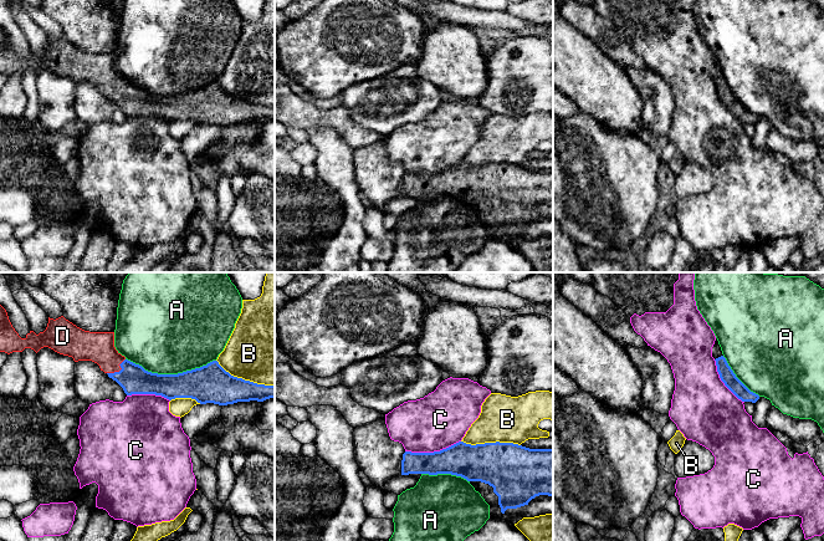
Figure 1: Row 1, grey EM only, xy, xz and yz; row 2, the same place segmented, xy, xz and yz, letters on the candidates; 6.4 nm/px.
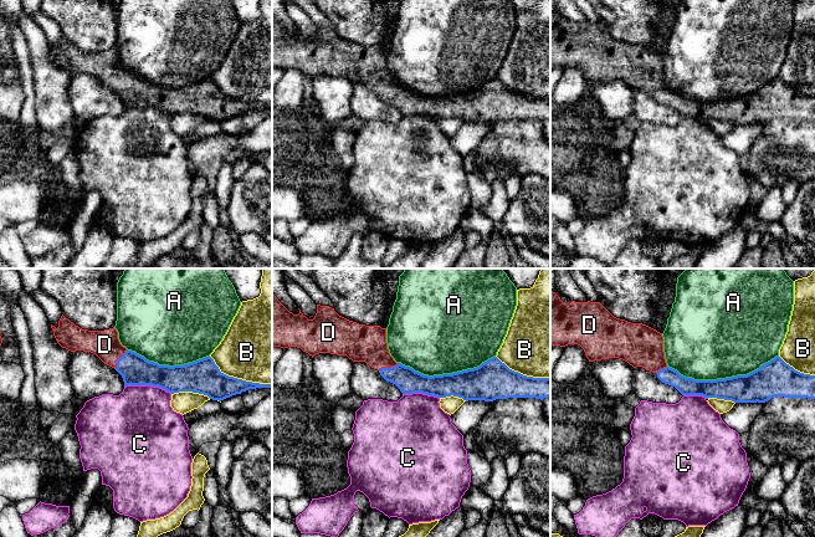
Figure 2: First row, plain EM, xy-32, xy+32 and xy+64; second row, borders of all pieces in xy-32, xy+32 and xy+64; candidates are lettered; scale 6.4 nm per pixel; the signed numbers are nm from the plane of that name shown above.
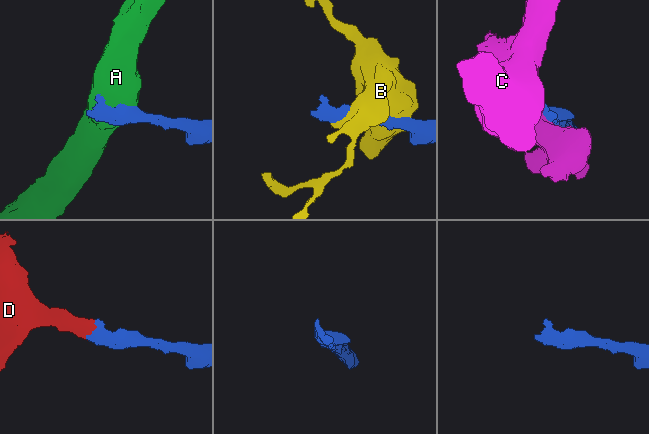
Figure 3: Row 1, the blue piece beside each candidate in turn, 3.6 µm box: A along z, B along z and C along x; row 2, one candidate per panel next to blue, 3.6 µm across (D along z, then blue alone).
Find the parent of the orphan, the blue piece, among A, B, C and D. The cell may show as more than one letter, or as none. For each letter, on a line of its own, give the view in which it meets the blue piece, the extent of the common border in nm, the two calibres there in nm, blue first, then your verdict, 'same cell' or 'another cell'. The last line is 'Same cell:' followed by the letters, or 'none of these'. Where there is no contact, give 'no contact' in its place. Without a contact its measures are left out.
A: xy | 600 nm | 240/500 nm | another cell
B: xy | 420 nm | 240/480 nm | another cell
C: xz | 360 nm | 220/360 nm | another cell
D: xy | 160 nm | 190/200 nm | same cell
Same cell: D

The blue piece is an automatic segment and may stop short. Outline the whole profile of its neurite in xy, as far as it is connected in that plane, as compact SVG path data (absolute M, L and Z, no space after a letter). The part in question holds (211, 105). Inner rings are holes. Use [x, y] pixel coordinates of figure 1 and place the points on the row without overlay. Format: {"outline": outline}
{"outline": "M0 26L0 73L7 76L31 70L36 75L48 68L72 78L75 83L92 82L116 102L127 117L155 116L169 122L191 119L200 126L219 127L237 123L263 123L275 119L275 107L257 106L226 93L217 82L178 96L158 96L128 82L114 68L114 53L85 52L63 37L48 39L47 49L36 56L30 52L21 60Z"}

